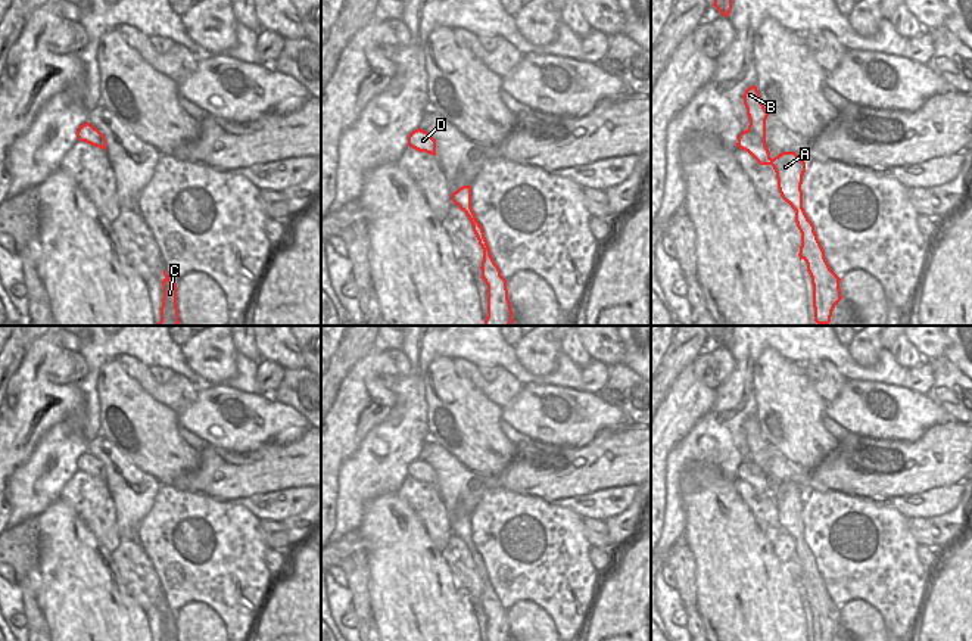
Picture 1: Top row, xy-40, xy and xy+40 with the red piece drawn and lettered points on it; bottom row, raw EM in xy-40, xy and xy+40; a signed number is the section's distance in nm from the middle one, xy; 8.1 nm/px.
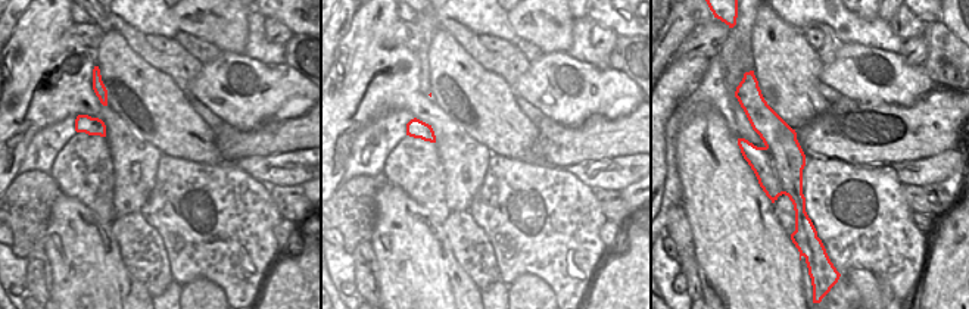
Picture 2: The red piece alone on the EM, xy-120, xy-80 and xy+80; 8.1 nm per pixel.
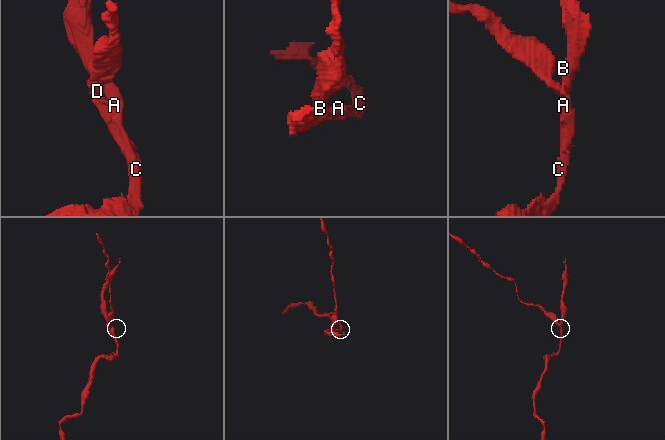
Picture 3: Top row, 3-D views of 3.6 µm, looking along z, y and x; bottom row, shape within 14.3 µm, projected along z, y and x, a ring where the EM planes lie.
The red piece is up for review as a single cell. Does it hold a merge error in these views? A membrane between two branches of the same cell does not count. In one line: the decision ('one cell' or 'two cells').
two cells

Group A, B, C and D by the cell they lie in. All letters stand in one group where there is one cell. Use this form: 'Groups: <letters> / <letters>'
Groups: A B C / D

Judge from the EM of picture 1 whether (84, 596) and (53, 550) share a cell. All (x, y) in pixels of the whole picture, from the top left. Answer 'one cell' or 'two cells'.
one cell

